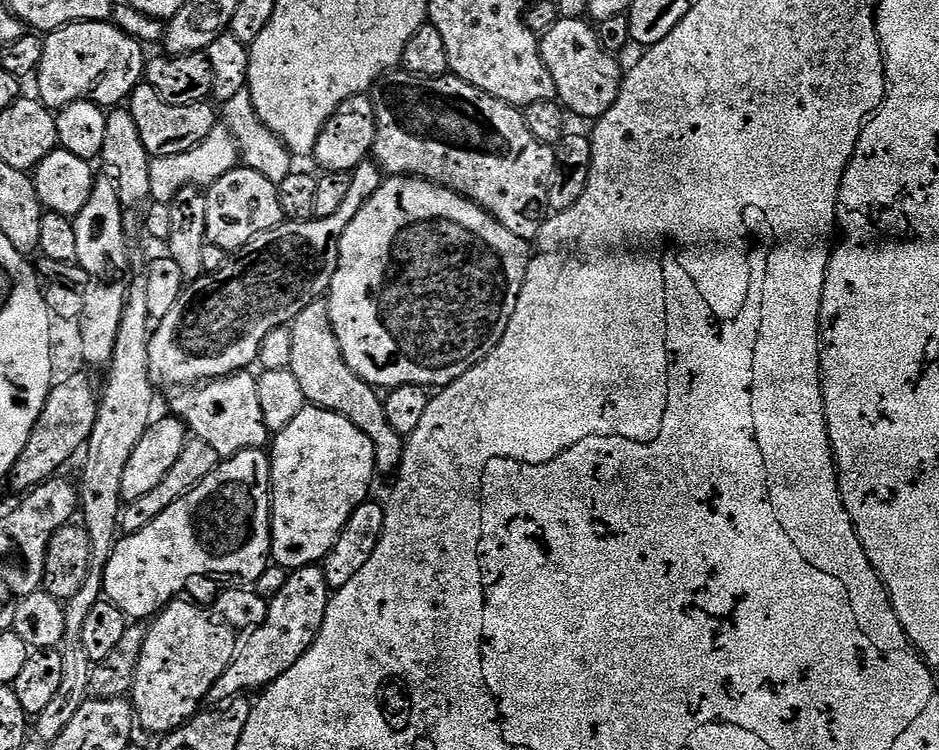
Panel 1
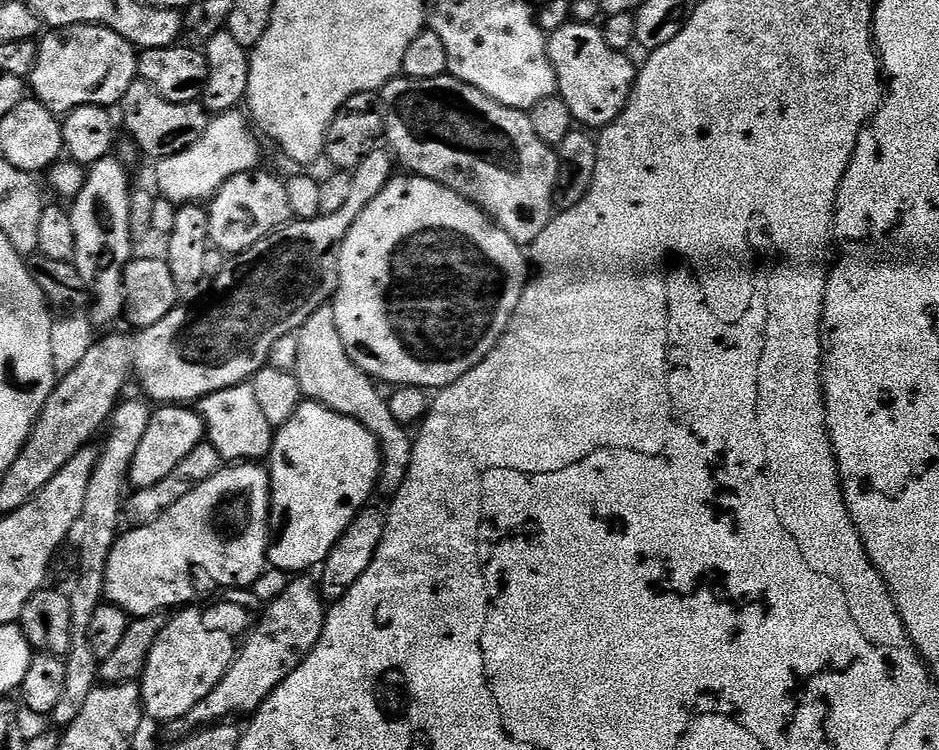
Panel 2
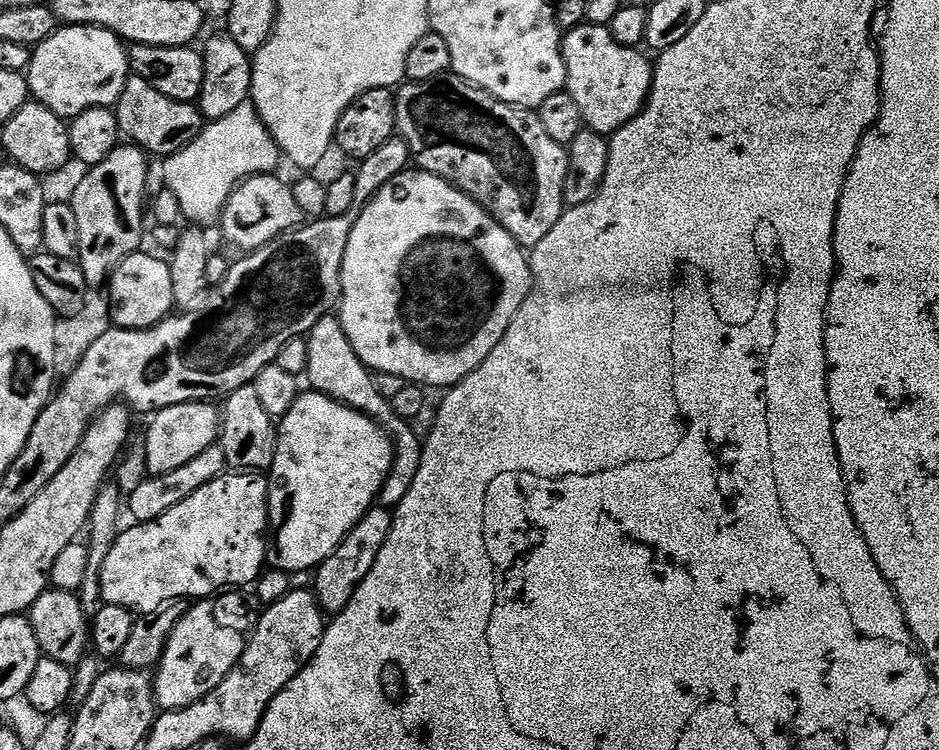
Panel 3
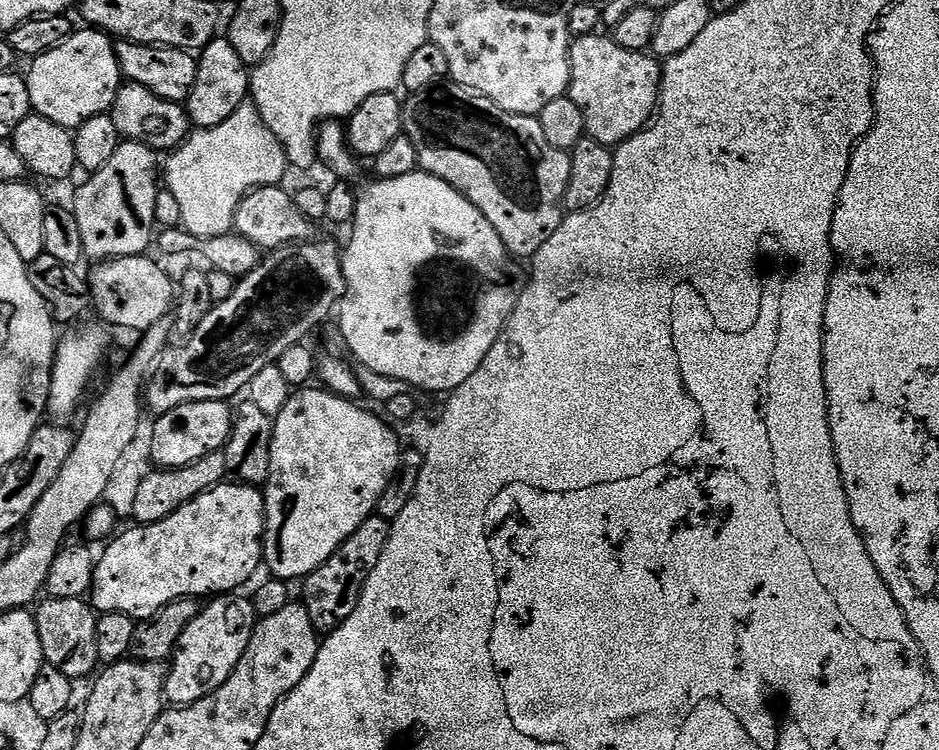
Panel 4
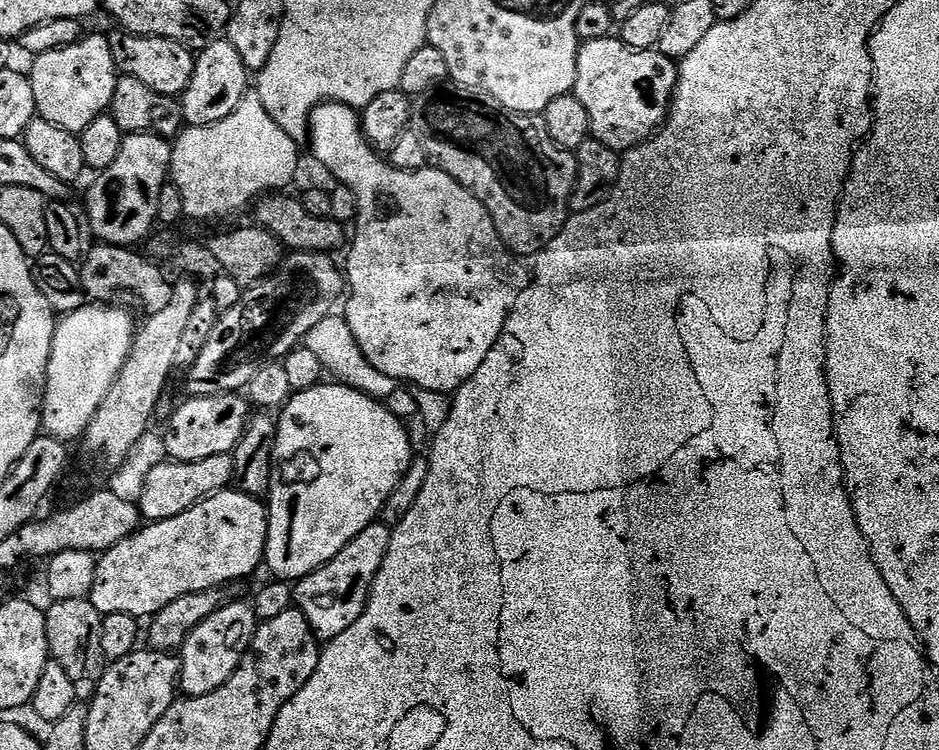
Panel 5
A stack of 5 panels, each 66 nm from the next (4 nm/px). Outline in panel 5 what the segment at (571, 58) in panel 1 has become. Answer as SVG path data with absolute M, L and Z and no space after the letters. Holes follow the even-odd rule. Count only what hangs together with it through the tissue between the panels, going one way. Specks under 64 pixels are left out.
M612 36L583 41L574 95L586 106L586 114L590 114L594 139L623 154L656 135L672 107L677 71L677 61L659 50L634 50Z

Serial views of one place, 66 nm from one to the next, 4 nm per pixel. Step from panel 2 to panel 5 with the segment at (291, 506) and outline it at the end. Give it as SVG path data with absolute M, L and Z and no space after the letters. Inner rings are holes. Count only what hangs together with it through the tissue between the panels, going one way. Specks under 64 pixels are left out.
M321 382L316 384L310 390L302 390L301 392L295 393L289 399L288 403L283 405L282 411L279 413L281 416L278 416L278 423L276 425L276 447L272 450L272 490L268 493L266 497L266 507L268 510L268 547L266 549L266 568L269 568L273 573L273 577L279 578L281 580L287 580L289 582L297 582L303 580L305 576L310 575L312 572L316 572L324 564L330 562L344 547L347 546L349 542L362 531L366 530L367 527L371 524L377 523L380 512L383 510L383 507L386 506L387 499L394 494L395 488L402 482L403 476L406 475L408 468L411 466L414 459L414 452L412 452L412 440L408 437L408 432L406 429L405 421L394 418L394 414L390 414L387 403L375 400L374 397L368 397L364 393L360 393L356 389L348 388L346 385L339 382Z

